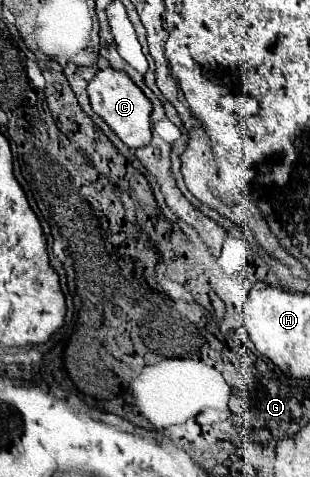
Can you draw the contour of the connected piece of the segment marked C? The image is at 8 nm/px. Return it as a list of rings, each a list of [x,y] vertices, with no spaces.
[[[111,67],[101,69],[91,83],[87,85],[89,101],[93,111],[111,127],[111,131],[129,147],[139,149],[151,141],[151,101],[143,95],[143,91],[127,77],[123,71],[115,71]]]

